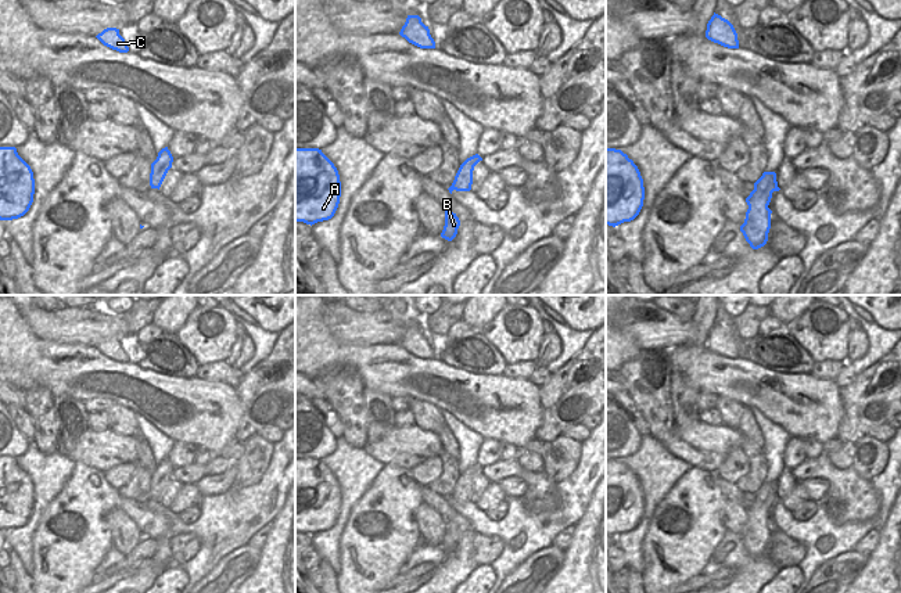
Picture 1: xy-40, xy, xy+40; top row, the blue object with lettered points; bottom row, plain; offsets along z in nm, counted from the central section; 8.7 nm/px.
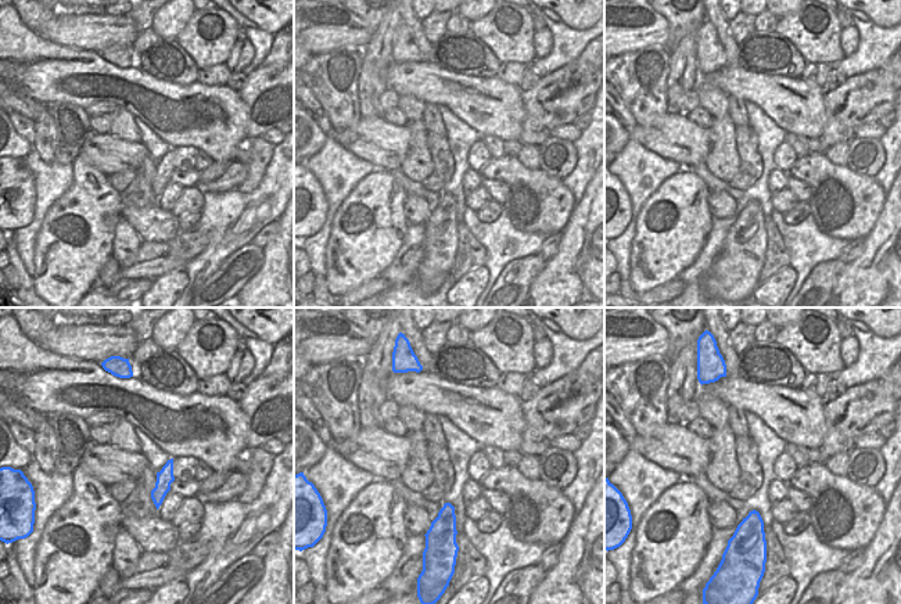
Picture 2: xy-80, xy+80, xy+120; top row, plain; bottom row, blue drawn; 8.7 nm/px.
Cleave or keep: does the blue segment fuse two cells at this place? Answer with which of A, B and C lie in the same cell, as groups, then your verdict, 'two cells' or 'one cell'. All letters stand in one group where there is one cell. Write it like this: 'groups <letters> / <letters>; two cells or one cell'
groups A B C; one cell

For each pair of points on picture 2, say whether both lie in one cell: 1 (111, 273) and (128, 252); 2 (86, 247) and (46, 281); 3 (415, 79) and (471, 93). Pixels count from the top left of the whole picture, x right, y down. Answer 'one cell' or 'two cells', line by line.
1: two cells
2: one cell
3: one cell

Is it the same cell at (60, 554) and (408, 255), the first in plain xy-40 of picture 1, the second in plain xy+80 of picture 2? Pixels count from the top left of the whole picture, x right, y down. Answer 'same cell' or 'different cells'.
different cells

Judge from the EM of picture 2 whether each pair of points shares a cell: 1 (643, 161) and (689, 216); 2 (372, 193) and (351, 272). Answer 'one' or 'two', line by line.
1: two
2: one

